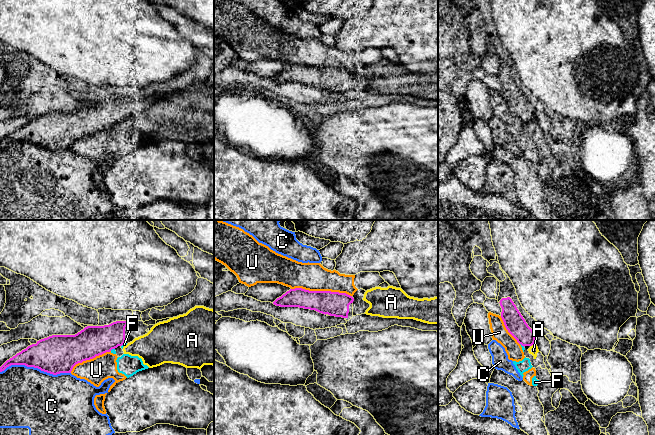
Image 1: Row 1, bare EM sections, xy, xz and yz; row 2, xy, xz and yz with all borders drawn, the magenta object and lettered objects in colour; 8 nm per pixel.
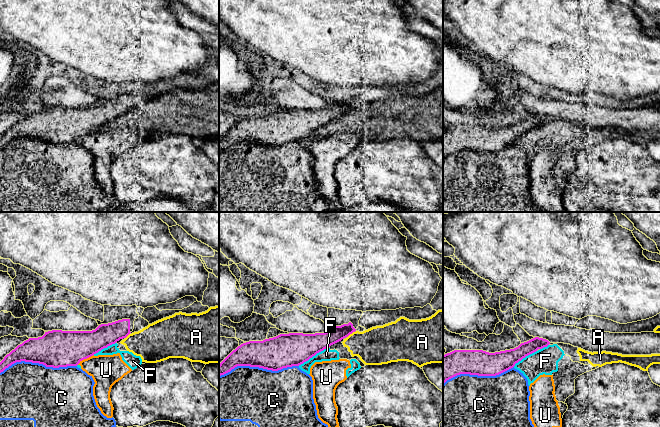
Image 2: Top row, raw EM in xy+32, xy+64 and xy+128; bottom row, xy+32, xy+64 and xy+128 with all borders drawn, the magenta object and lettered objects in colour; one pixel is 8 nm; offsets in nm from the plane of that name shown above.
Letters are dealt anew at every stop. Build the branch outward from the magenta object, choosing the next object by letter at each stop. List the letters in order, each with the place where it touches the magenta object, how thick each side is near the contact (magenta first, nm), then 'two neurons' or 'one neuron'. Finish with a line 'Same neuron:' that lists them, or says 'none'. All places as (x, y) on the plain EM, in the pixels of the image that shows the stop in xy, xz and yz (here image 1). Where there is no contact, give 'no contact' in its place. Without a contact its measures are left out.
A: meets magenta in yz at (532, 120); 160 nm thick on the magenta side, 70 nm on the other; two neurons
C: meets magenta in xy at (35, 143); 320 nm thick on the magenta side, 480 nm on the other; two neurons
F: meets magenta in xy at (123, 119); 240 nm thick on the magenta side, 20 nm on the other; two neurons
U: meets magenta in xz at (321, 67); 190 nm thick on the magenta side, 220 nm on the other; two neurons
Same neuron: none

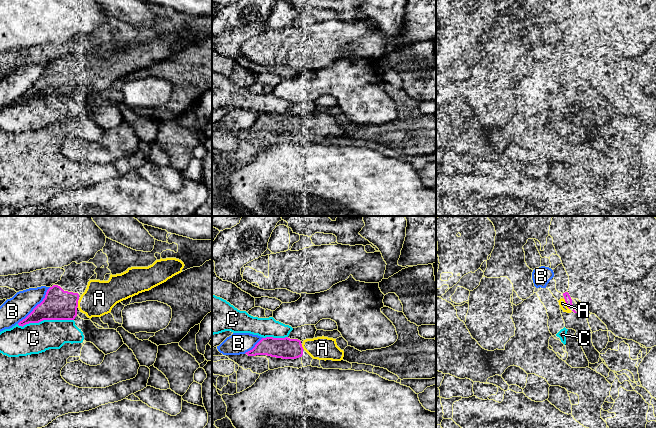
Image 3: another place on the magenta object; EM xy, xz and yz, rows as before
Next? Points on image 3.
A: meets magenta in yz at (566, 80); 60 nm thick on the magenta side, 60 nm on the other; one neuron
B: meets magenta in xy at (36, 82); 240 nm thick on the magenta side, 200 nm on the other; two neurons
C: meets magenta in xy at (45, 95); 240 nm thick on the magenta side, 260 nm on the other; two neurons
Same neuron: A

